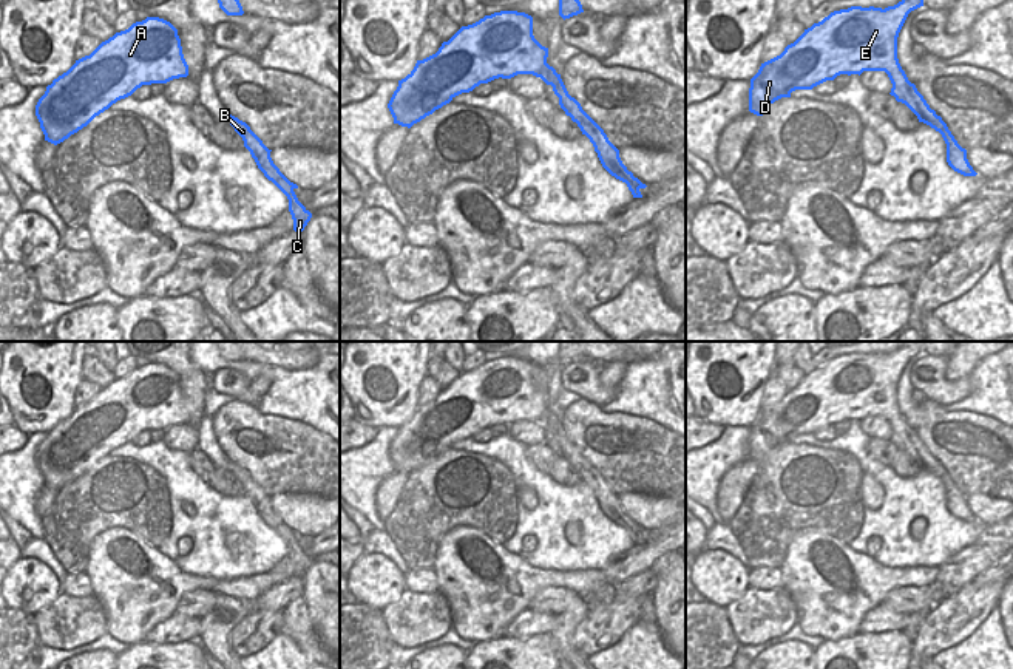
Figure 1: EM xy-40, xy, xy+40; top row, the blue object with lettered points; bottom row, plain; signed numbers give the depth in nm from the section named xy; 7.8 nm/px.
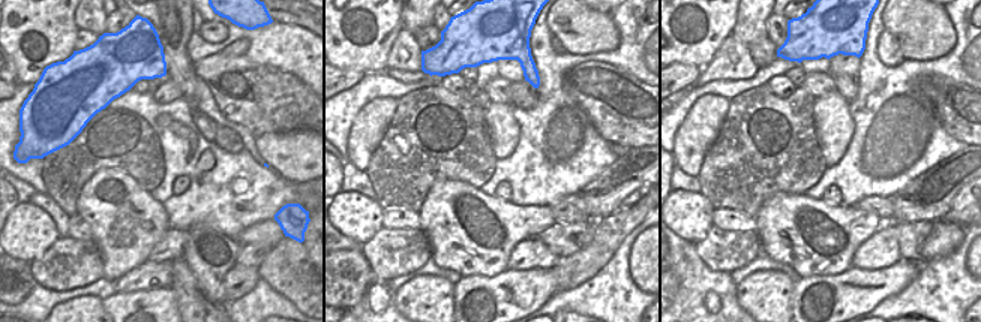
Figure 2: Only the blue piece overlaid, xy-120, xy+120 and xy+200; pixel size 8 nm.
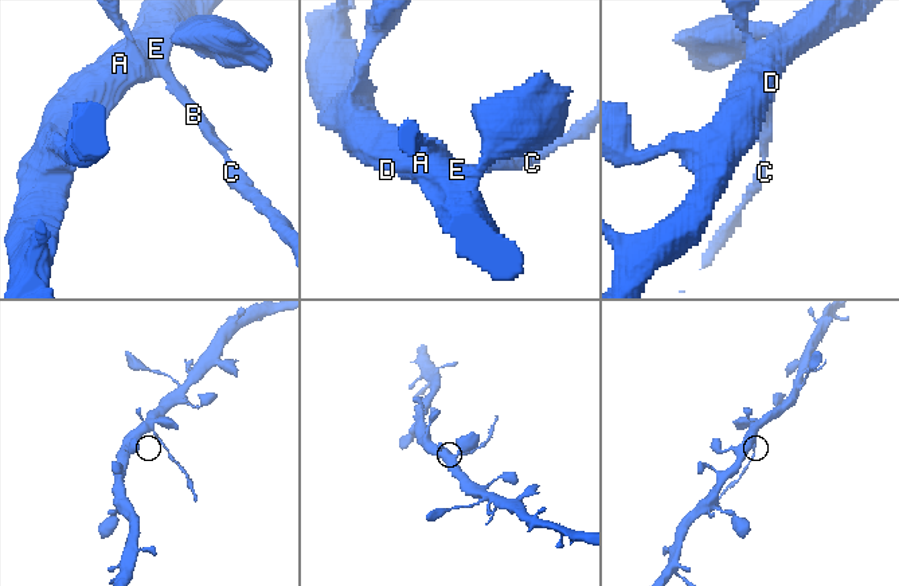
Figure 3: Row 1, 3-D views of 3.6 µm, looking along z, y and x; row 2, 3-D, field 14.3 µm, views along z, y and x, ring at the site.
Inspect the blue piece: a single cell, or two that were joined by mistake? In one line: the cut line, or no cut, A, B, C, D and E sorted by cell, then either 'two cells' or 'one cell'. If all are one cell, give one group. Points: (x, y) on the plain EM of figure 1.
xy+40 (910, 428), (901, 447) | A D E / B C | two cells

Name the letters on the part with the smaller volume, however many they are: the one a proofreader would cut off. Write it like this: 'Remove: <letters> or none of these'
Remove: B, C

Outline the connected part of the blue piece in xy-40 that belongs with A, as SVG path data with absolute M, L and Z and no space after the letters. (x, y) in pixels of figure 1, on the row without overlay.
M147 363L102 388L46 433L36 451L45 487L57 491L142 431L187 423L178 375Z

